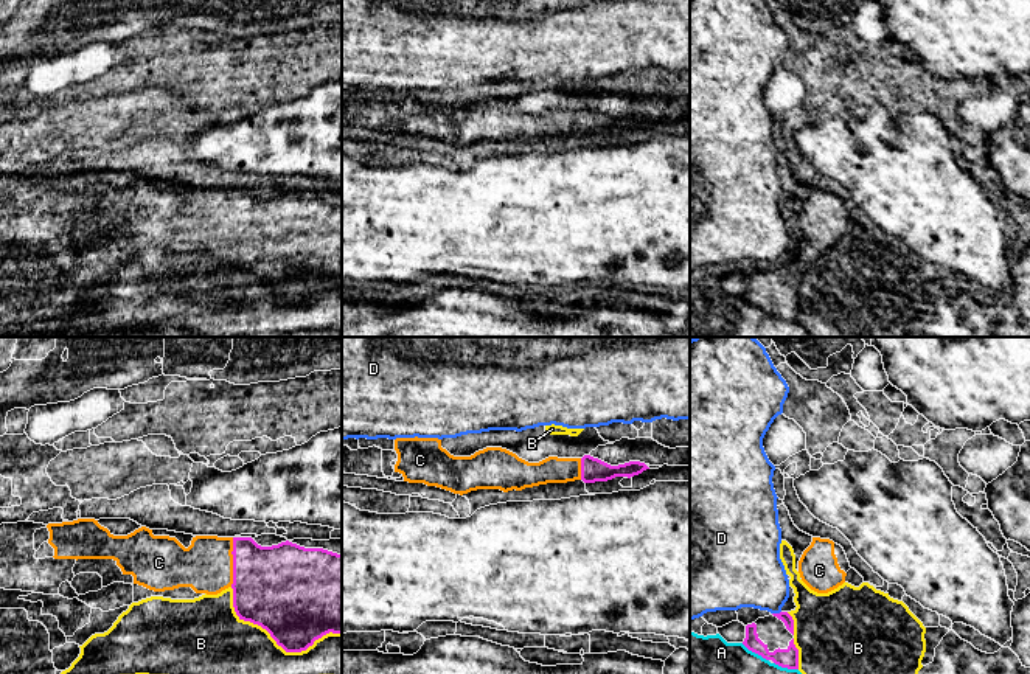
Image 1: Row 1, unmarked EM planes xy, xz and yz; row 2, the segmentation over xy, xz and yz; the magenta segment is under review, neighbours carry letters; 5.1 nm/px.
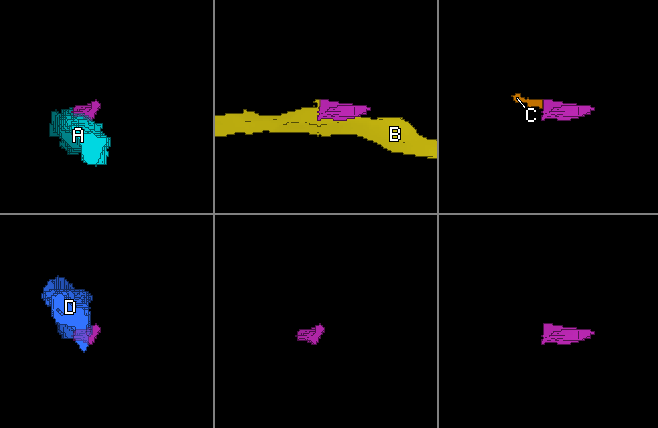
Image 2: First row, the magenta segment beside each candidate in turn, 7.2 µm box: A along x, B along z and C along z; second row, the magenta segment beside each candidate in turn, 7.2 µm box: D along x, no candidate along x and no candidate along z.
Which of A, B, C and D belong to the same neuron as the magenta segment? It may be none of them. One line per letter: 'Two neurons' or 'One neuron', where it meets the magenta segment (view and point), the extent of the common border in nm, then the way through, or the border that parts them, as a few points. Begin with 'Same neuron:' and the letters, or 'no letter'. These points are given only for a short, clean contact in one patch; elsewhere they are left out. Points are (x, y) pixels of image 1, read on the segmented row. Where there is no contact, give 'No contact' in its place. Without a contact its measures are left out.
Same neuron: C
A: Two neurons. Touches magenta at yz (755, 653). Shared border 170 nm
B: Two neurons. Touches magenta at xy (275, 640). Shared border 600 nm
C: One neuron. Touches magenta at xy (233, 562). Shared border 260 nm
D: Two neurons. Touches magenta at yz (775, 614). Shared border 50 nm

